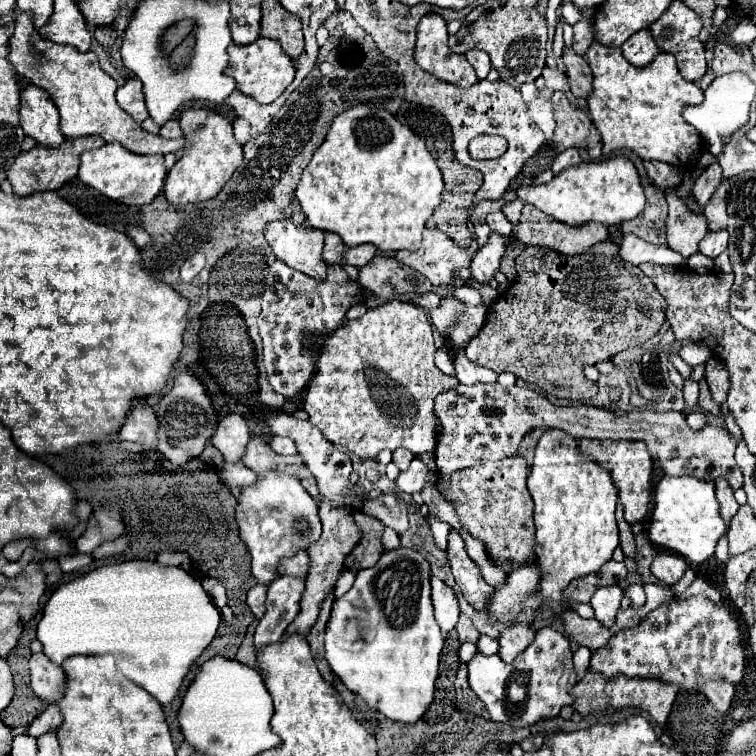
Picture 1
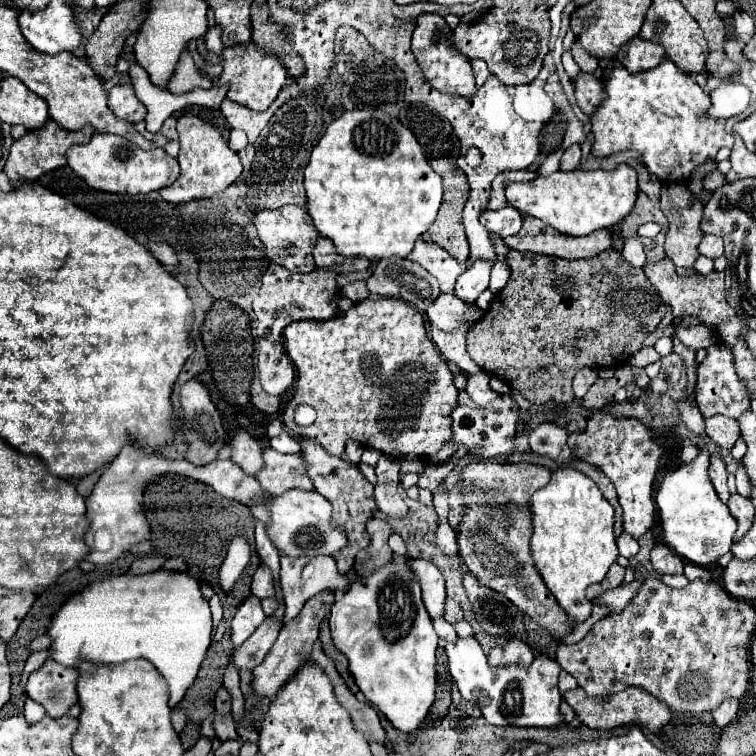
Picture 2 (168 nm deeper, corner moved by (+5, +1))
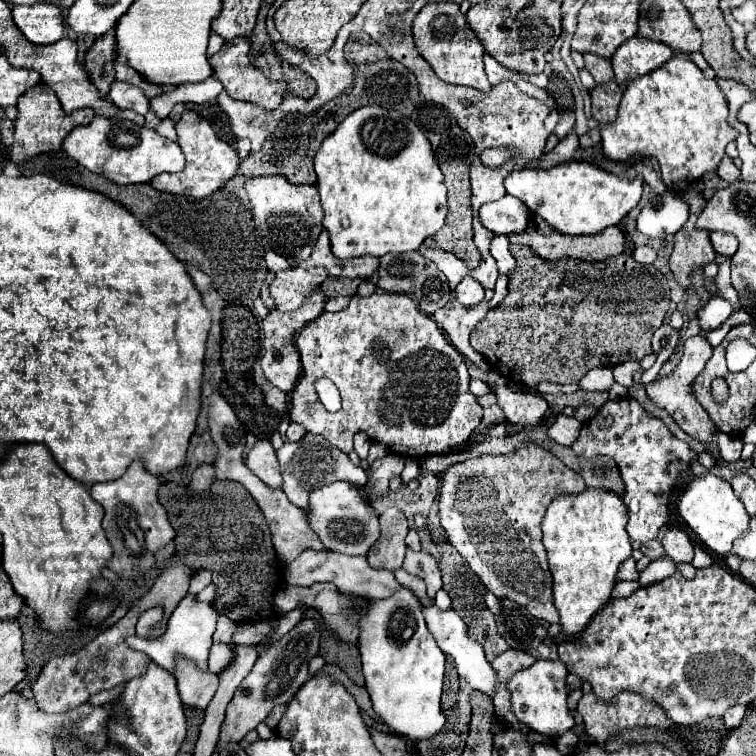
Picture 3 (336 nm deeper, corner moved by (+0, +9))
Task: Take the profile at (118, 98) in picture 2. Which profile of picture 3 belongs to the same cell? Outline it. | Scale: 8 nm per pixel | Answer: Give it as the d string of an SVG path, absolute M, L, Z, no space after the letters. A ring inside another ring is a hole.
M115 81L111 85L109 99L119 109L133 109L141 115L145 115L149 111L149 99L145 97L145 93L139 87L135 87L131 83L125 83L125 81Z

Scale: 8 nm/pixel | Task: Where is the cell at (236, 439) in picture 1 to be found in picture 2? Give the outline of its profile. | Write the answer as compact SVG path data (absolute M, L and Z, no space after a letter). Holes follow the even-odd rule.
M238 431L232 437L230 447L232 461L238 463L246 475L256 477L256 473L262 469L262 447L246 431Z

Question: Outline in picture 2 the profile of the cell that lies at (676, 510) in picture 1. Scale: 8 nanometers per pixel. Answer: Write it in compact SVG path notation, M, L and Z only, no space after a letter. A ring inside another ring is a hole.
M702 449L694 463L682 465L680 469L668 473L660 483L656 495L656 505L664 529L664 543L670 545L674 553L696 565L708 565L726 555L736 533L736 519L730 515L728 505L718 499L708 479L708 459L710 451Z

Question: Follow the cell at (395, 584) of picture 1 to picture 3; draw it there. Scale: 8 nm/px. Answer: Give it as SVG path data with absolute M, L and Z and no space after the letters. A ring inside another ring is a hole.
M399 587L387 599L369 599L359 619L359 651L375 713L395 733L413 741L427 739L441 731L445 715L441 711L441 689L445 655L427 629L423 607L409 587Z

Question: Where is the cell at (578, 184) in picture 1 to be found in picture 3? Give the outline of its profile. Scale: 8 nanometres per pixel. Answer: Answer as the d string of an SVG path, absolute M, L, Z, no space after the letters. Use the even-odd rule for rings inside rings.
M571 161L547 171L511 171L505 179L505 189L509 195L521 199L535 215L543 217L551 227L557 227L557 231L567 235L593 235L619 223L639 203L643 177L637 175L631 181L587 161Z

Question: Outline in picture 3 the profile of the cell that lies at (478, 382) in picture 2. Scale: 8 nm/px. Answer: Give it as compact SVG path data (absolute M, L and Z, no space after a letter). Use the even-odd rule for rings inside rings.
M497 385L493 387L493 395L509 423L519 429L535 427L547 411L547 401L537 393L513 393L507 385Z

